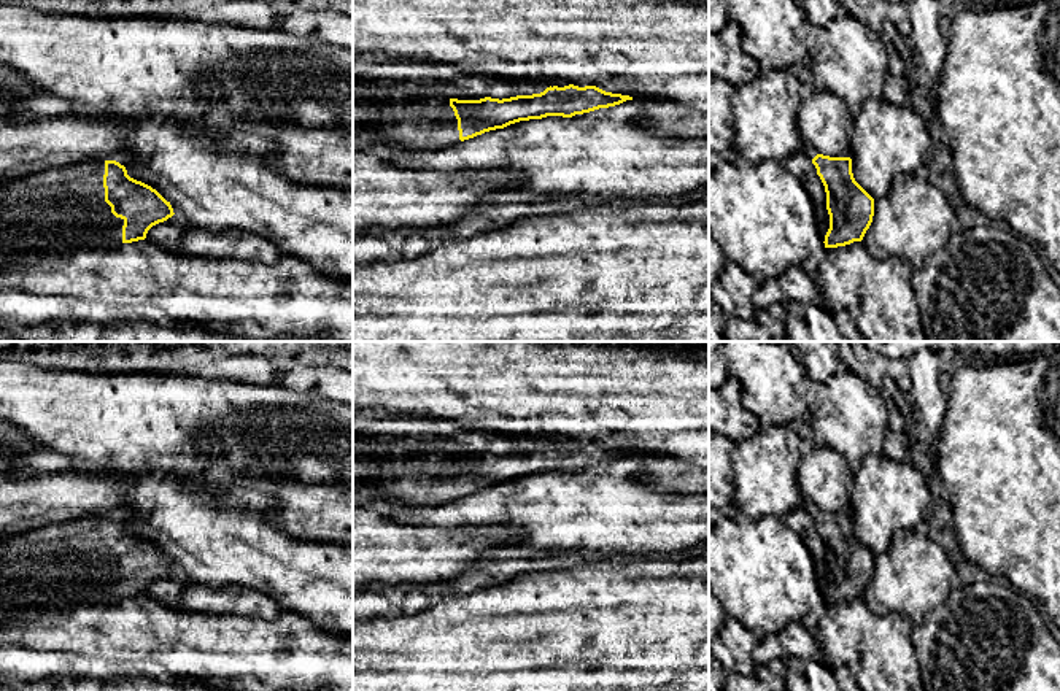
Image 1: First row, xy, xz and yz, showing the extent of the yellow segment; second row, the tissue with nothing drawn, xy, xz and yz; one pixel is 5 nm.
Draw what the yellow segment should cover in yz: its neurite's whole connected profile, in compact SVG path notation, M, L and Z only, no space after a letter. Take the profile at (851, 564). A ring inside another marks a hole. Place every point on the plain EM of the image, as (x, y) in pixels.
M817 510L812 515L825 548L830 585L825 604L861 597L874 572L874 554L855 537L850 513Z

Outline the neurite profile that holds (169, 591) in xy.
M176 570L168 573L164 578L159 578L153 581L146 594L148 597L153 597L154 600L161 602L162 605L175 610L184 610L181 607L183 596L188 588L188 580L180 575Z

